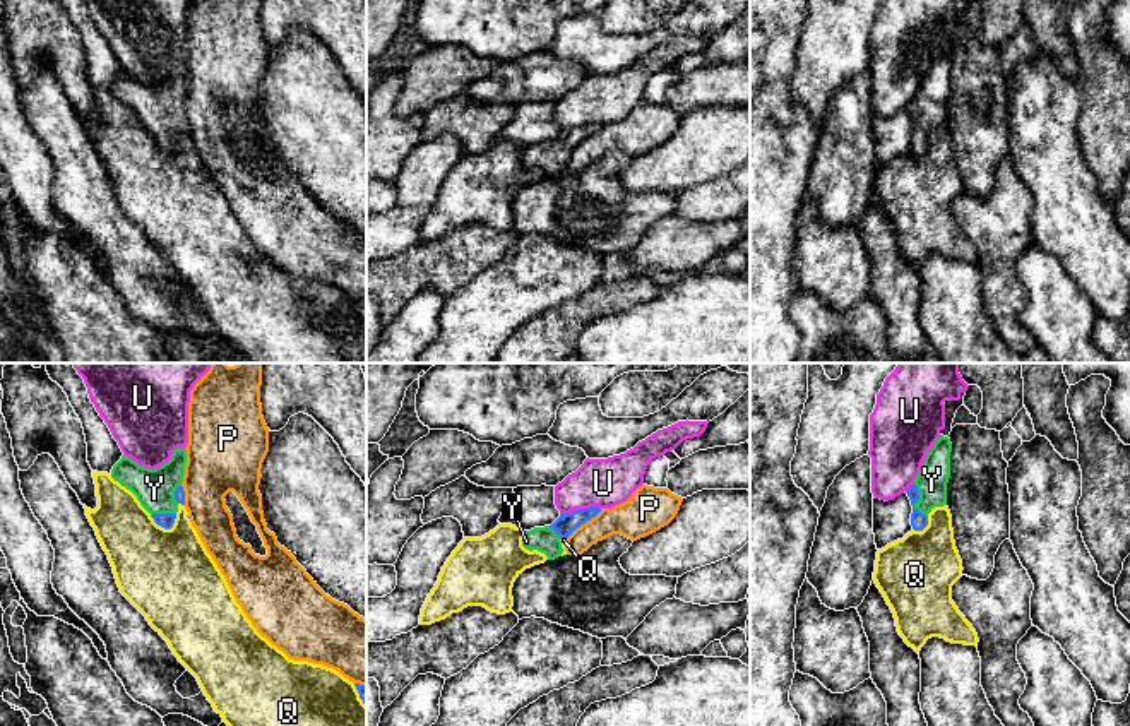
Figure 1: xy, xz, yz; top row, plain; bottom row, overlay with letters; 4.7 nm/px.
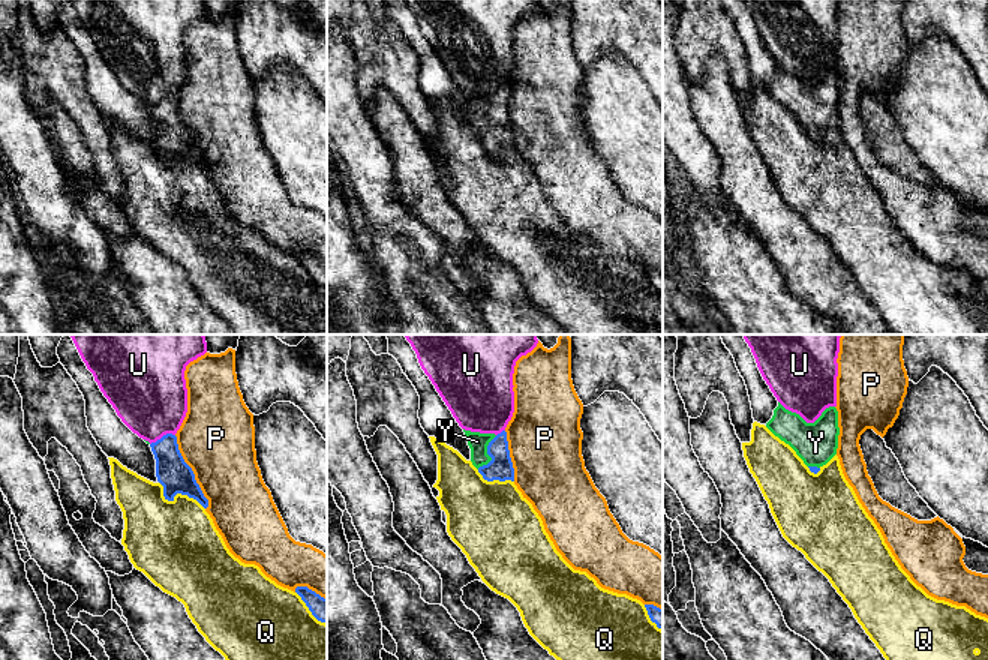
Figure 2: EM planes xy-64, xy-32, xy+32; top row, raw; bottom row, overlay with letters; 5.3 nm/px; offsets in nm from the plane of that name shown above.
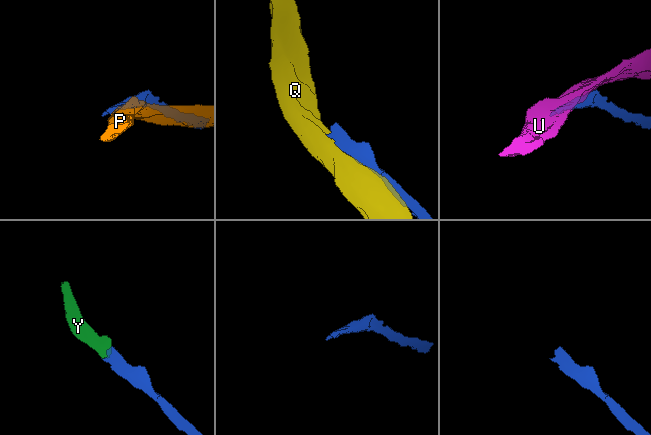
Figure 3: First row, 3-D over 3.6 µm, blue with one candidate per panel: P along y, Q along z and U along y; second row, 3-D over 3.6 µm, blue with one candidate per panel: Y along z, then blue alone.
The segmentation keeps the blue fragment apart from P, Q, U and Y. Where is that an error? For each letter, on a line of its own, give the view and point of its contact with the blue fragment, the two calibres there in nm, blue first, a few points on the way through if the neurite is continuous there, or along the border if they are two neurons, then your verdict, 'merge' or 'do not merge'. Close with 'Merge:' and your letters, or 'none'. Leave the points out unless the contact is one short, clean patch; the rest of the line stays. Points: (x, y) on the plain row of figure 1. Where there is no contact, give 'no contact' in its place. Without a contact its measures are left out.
P: xz (584, 139) | 100/190 nm | do not merge
Q: xy (166, 144) | 70/420 nm | do not merge
U: xz (579, 127) | 100/220 nm | do not merge
Y: yz (918, 115) | 80/150 nm | across yz (918, 137), (918, 115), (930, 103), (932, 96) | merge
Merge: Y

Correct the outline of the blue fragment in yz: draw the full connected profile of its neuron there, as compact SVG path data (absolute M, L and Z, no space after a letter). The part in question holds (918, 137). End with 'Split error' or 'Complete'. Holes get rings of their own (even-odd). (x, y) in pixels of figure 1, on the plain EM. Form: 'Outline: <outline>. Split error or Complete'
Outline: M942 51L926 70L914 99L906 108L913 122L911 142L914 147L923 147L928 142L928 130L935 123L947 122L950 68L950 55Z. Split error

